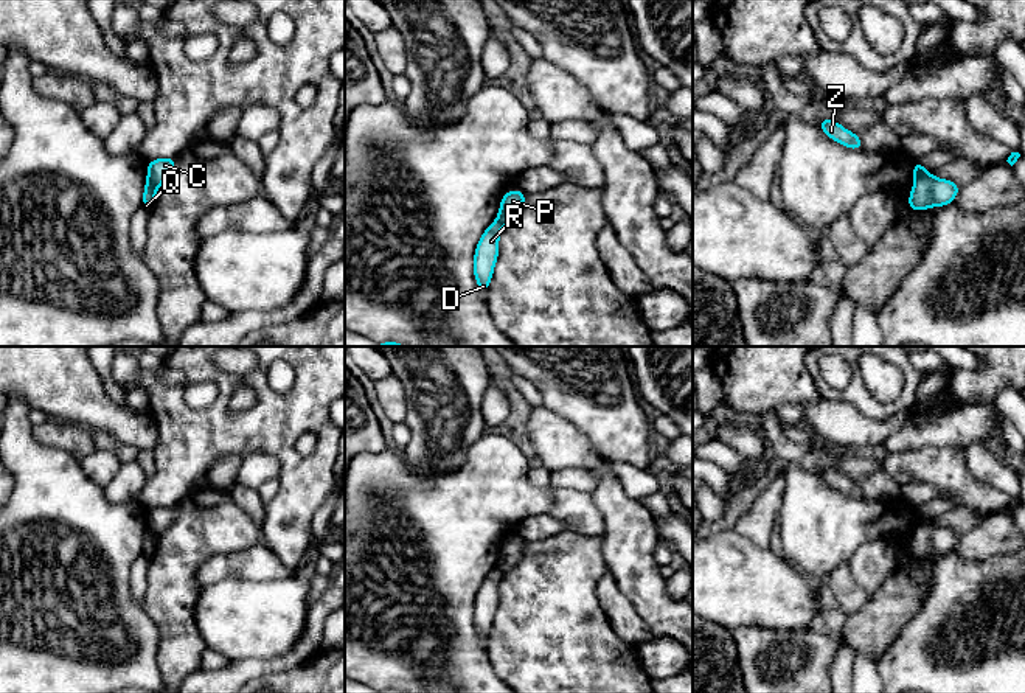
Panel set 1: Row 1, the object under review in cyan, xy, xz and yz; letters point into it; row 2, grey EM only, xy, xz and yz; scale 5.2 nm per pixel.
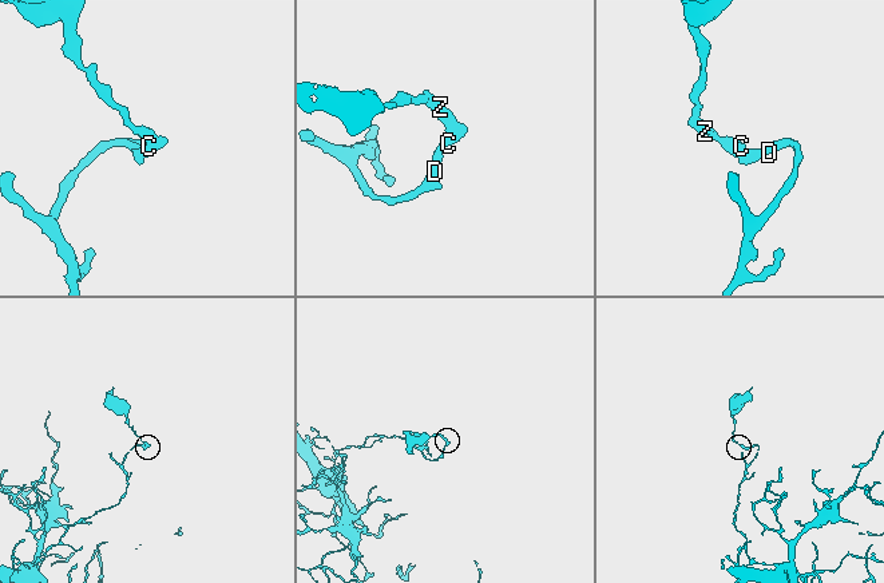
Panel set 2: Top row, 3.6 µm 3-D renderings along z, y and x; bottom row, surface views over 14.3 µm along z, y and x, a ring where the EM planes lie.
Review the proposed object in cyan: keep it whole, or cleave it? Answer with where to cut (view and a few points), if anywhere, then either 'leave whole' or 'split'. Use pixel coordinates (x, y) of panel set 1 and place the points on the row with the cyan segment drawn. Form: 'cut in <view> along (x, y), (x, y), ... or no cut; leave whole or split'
cut in yz along (924, 171), (915, 181); split

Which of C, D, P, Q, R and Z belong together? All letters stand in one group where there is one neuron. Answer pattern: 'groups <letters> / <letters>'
groups C P Z / D Q R

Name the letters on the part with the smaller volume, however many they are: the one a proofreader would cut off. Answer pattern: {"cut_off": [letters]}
{"cut_off": ["C", "P", "Z"]}

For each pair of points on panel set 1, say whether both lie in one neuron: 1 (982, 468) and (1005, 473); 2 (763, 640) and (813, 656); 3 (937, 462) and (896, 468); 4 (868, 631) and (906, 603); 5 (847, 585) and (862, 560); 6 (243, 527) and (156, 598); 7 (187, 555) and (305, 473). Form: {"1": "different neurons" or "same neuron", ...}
{"1": "same neuron", "2": "same neuron", "3": "same neuron", "4": "same neuron", "5": "different neurons", "6": "same neuron", "7": "different neurons"}

